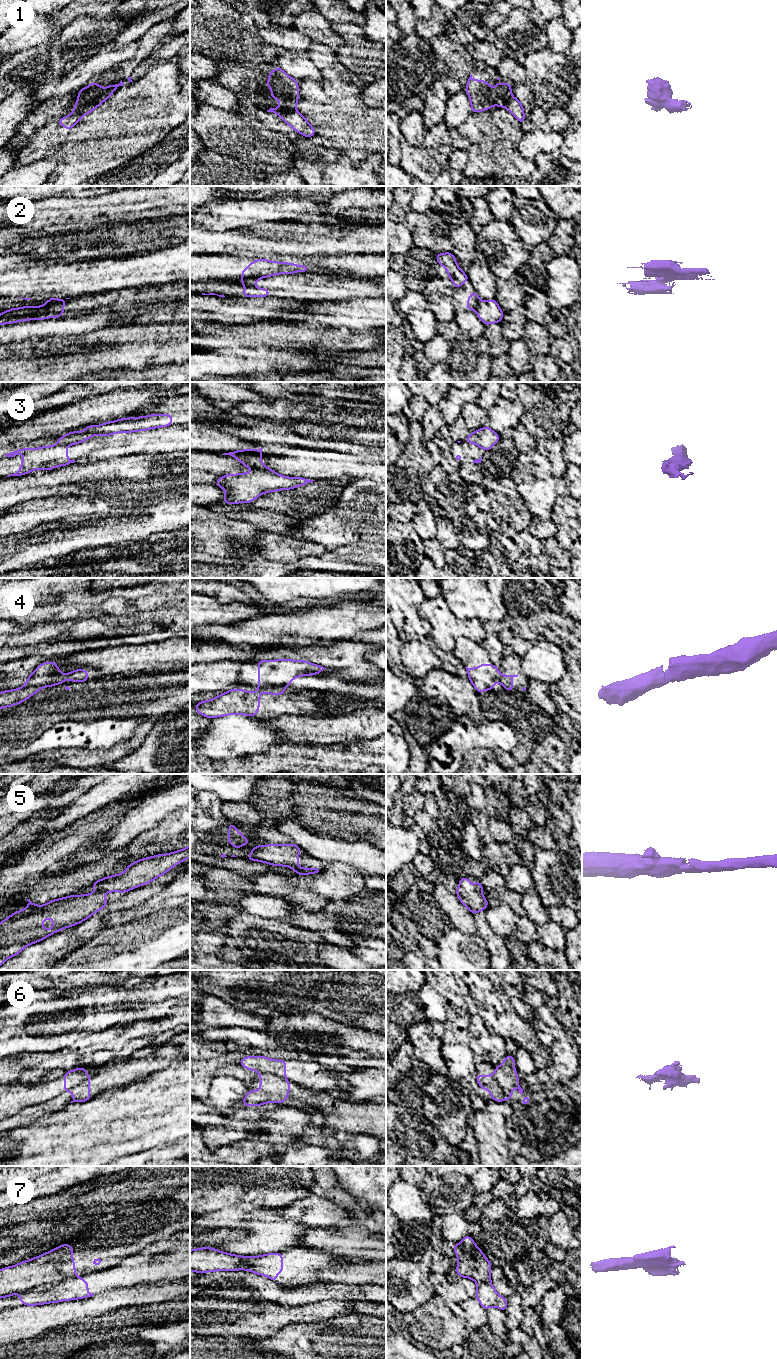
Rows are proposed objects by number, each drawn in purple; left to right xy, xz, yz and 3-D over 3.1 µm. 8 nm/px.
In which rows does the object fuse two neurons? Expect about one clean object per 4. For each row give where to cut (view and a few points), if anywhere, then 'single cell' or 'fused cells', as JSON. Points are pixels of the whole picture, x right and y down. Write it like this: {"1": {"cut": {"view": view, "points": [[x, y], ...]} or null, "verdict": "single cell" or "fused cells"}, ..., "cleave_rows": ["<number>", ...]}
{"1": {"cut": {"view": "xy", "points": [[110, 93], [101, 95], [74, 110]]}, "verdict": "fused cells"}, "2": {"cut": {"view": "xz", "points": [[260, 277], [246, 277], [243, 279]]}, "verdict": "fused cells"}, "3": {"cut": {"view": "xz", "points": [[266, 466], [254, 470]]}, "verdict": "fused cells"}, "4": {"cut": {"view": "yz", "points": [[501, 675], [499, 681]]}, "verdict": "fused cells"}, "5": {"cut": null, "verdict": "single cell"}, "6": {"cut": {"view": "xz", "points": [[260, 1072], [269, 1072], [285, 1079]]}, "verdict": "fused cells"}, "7": {"cut": {"view": "xy", "points": [[76, 1276], [57, 1282], [40, 1284], [22, 1293]]}, "verdict": "fused cells"}, "cleave_rows": ["1", "2", "3", "4", "6", "7"]}

